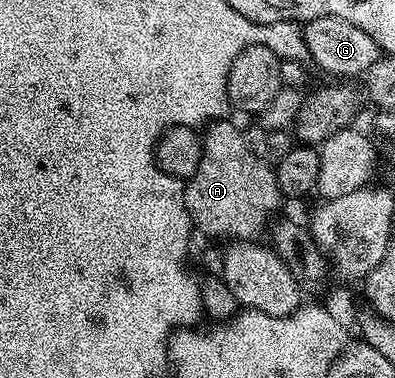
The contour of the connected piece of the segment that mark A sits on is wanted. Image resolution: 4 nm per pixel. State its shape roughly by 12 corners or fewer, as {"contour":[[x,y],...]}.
{"contour":[[204,128],[185,183],[194,228],[253,241],[278,214],[276,170],[245,131]]}

